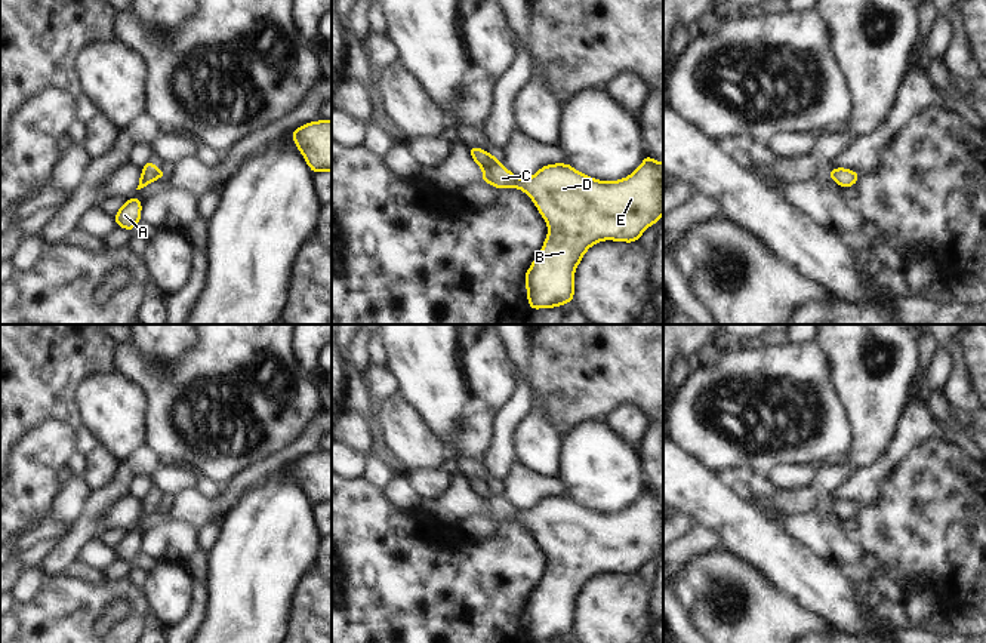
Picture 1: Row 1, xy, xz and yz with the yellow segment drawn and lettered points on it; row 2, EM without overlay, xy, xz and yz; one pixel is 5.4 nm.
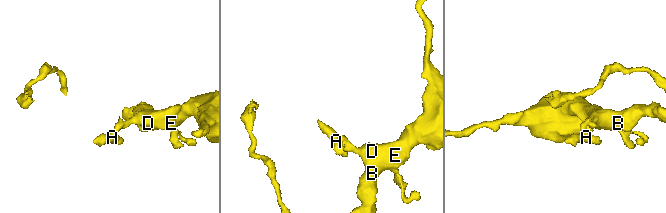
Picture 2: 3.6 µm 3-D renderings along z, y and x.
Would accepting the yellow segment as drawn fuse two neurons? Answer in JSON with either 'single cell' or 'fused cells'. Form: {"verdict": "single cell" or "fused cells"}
{"verdict": "fused cells"}

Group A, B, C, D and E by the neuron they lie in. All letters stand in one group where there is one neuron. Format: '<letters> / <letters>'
A / B C D E

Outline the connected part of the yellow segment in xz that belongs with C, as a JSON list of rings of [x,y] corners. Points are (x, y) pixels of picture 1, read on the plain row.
[[[648,484],[631,507],[617,513],[600,513],[576,502],[570,495],[551,495],[529,510],[518,510],[497,490],[483,501],[480,513],[497,522],[521,522],[546,554],[548,567],[542,582],[524,606],[531,643],[574,633],[574,603],[591,578],[606,572],[637,575],[663,548],[663,493],[653,492]]]

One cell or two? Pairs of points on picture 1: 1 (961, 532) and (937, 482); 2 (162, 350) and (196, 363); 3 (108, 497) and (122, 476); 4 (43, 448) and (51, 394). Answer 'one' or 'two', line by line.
1: one
2: two
3: one
4: two

